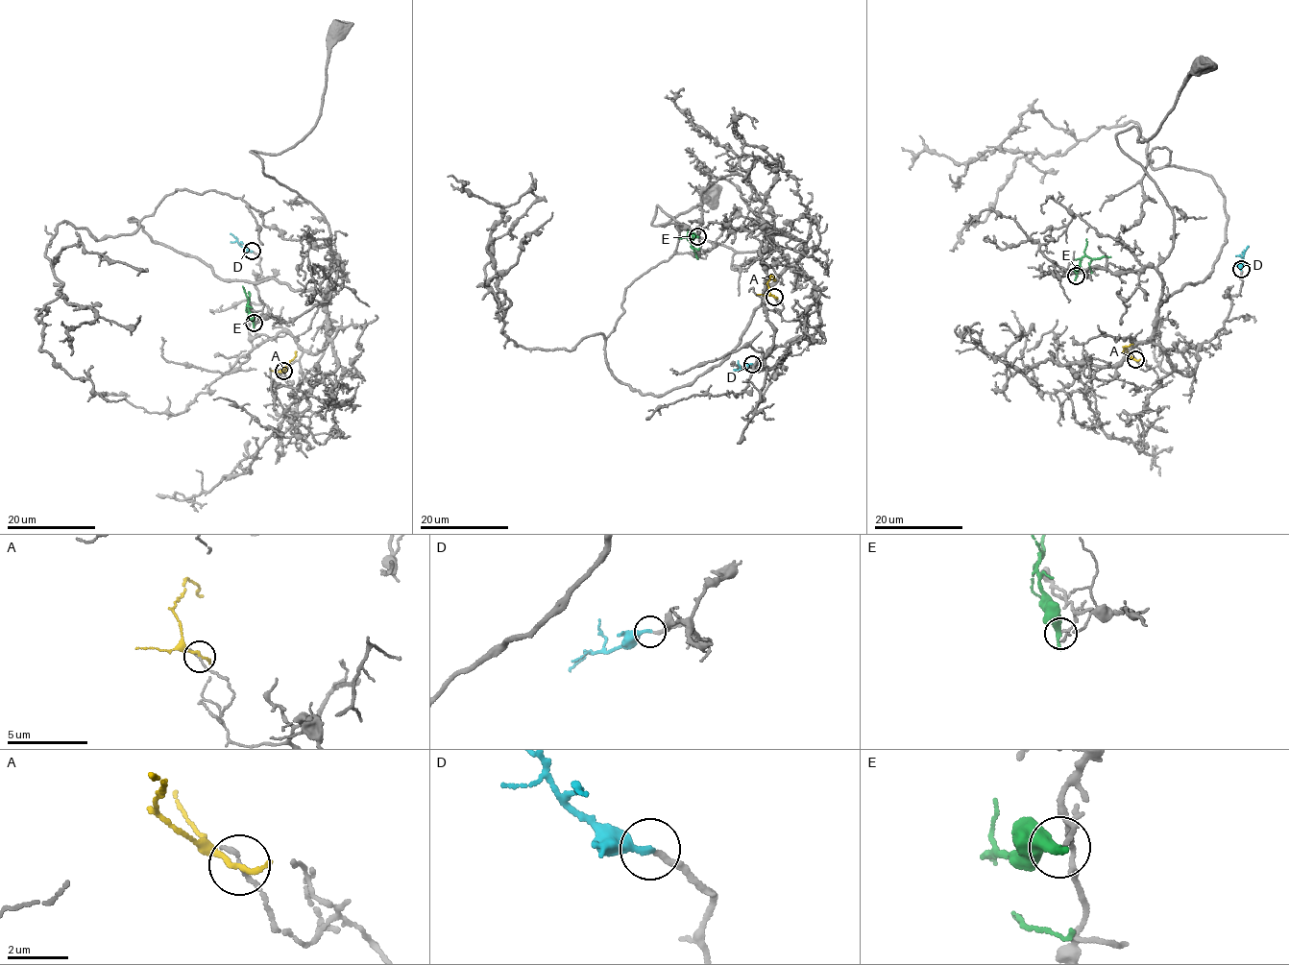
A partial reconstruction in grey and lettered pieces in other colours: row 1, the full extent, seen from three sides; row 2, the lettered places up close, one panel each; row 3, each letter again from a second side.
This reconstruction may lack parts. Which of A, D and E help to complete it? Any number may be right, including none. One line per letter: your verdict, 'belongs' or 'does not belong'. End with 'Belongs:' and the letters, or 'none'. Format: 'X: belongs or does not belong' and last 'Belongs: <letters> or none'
A: does not belong
D: belongs
E: does not belong
Belongs: D

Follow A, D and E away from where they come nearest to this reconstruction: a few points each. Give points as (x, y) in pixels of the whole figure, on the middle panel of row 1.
A: (773, 297), (766, 282), (771, 276), (775, 279)
D: (752, 364), (730, 374)
E: (696, 236), (688, 236), (697, 258)

